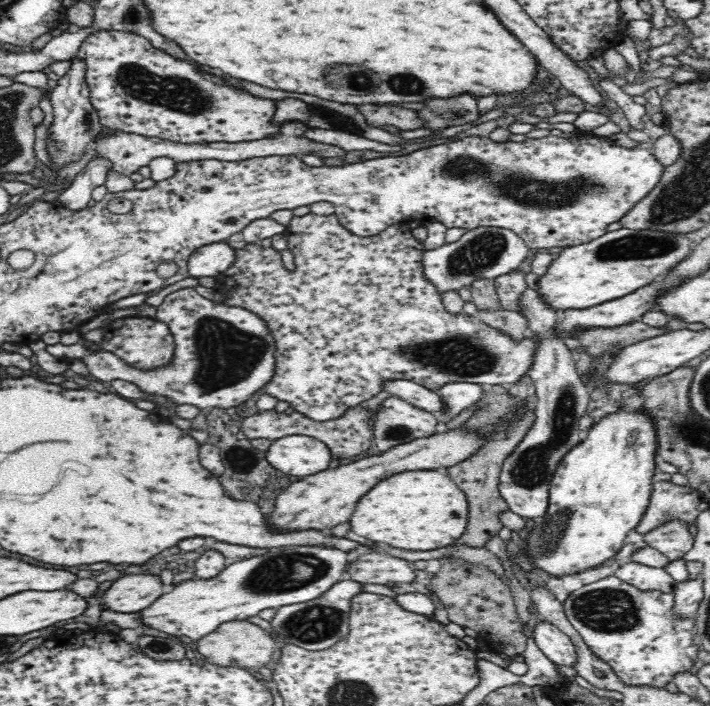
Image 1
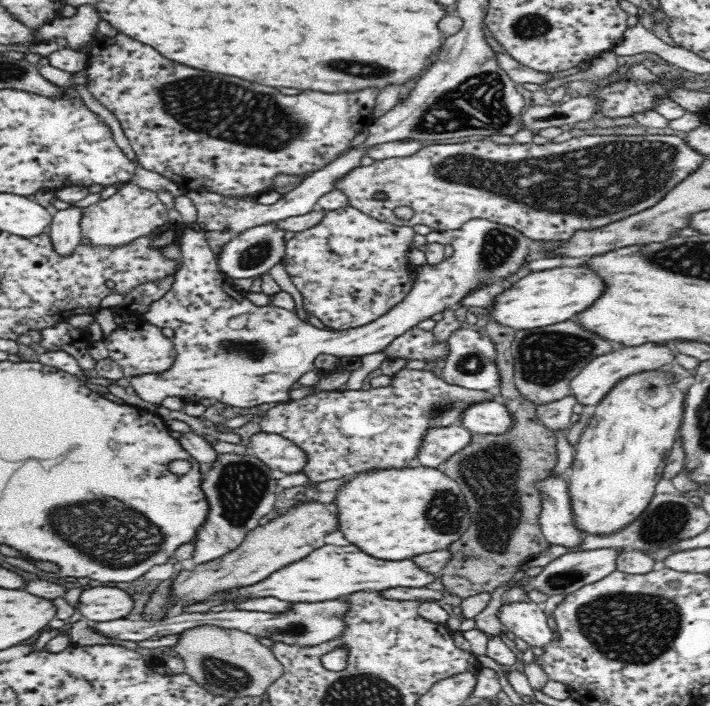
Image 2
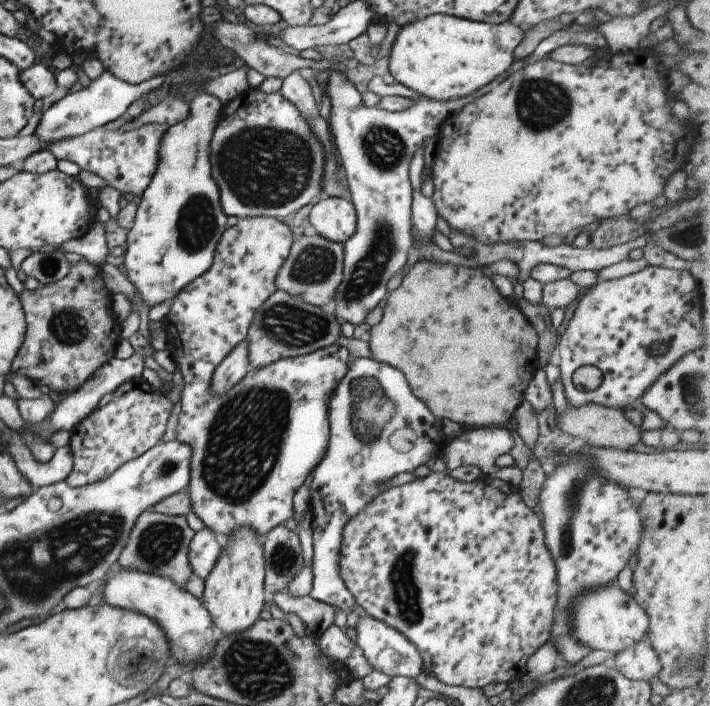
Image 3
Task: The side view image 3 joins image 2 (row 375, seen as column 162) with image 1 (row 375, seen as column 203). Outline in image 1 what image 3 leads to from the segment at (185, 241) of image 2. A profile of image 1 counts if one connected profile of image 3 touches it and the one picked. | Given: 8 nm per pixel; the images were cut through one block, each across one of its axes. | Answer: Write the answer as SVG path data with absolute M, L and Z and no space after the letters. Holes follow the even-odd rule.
M187 287L167 294L162 300L162 304L158 306L155 319L165 323L175 339L174 363L170 367L163 367L158 371L142 371L130 367L114 353L98 347L90 347L81 342L68 344L68 346L58 342L52 346L44 345L44 348L48 354L58 359L69 362L79 360L80 363L84 363L90 372L90 378L99 383L108 385L112 380L126 380L138 385L142 391L146 391L146 394L170 397L178 405L194 404L200 409L232 408L237 404L244 403L252 395L256 395L261 386L267 385L270 378L274 376L274 339L272 339L270 331L266 329L266 323L248 310L213 302L198 294L194 289Z

